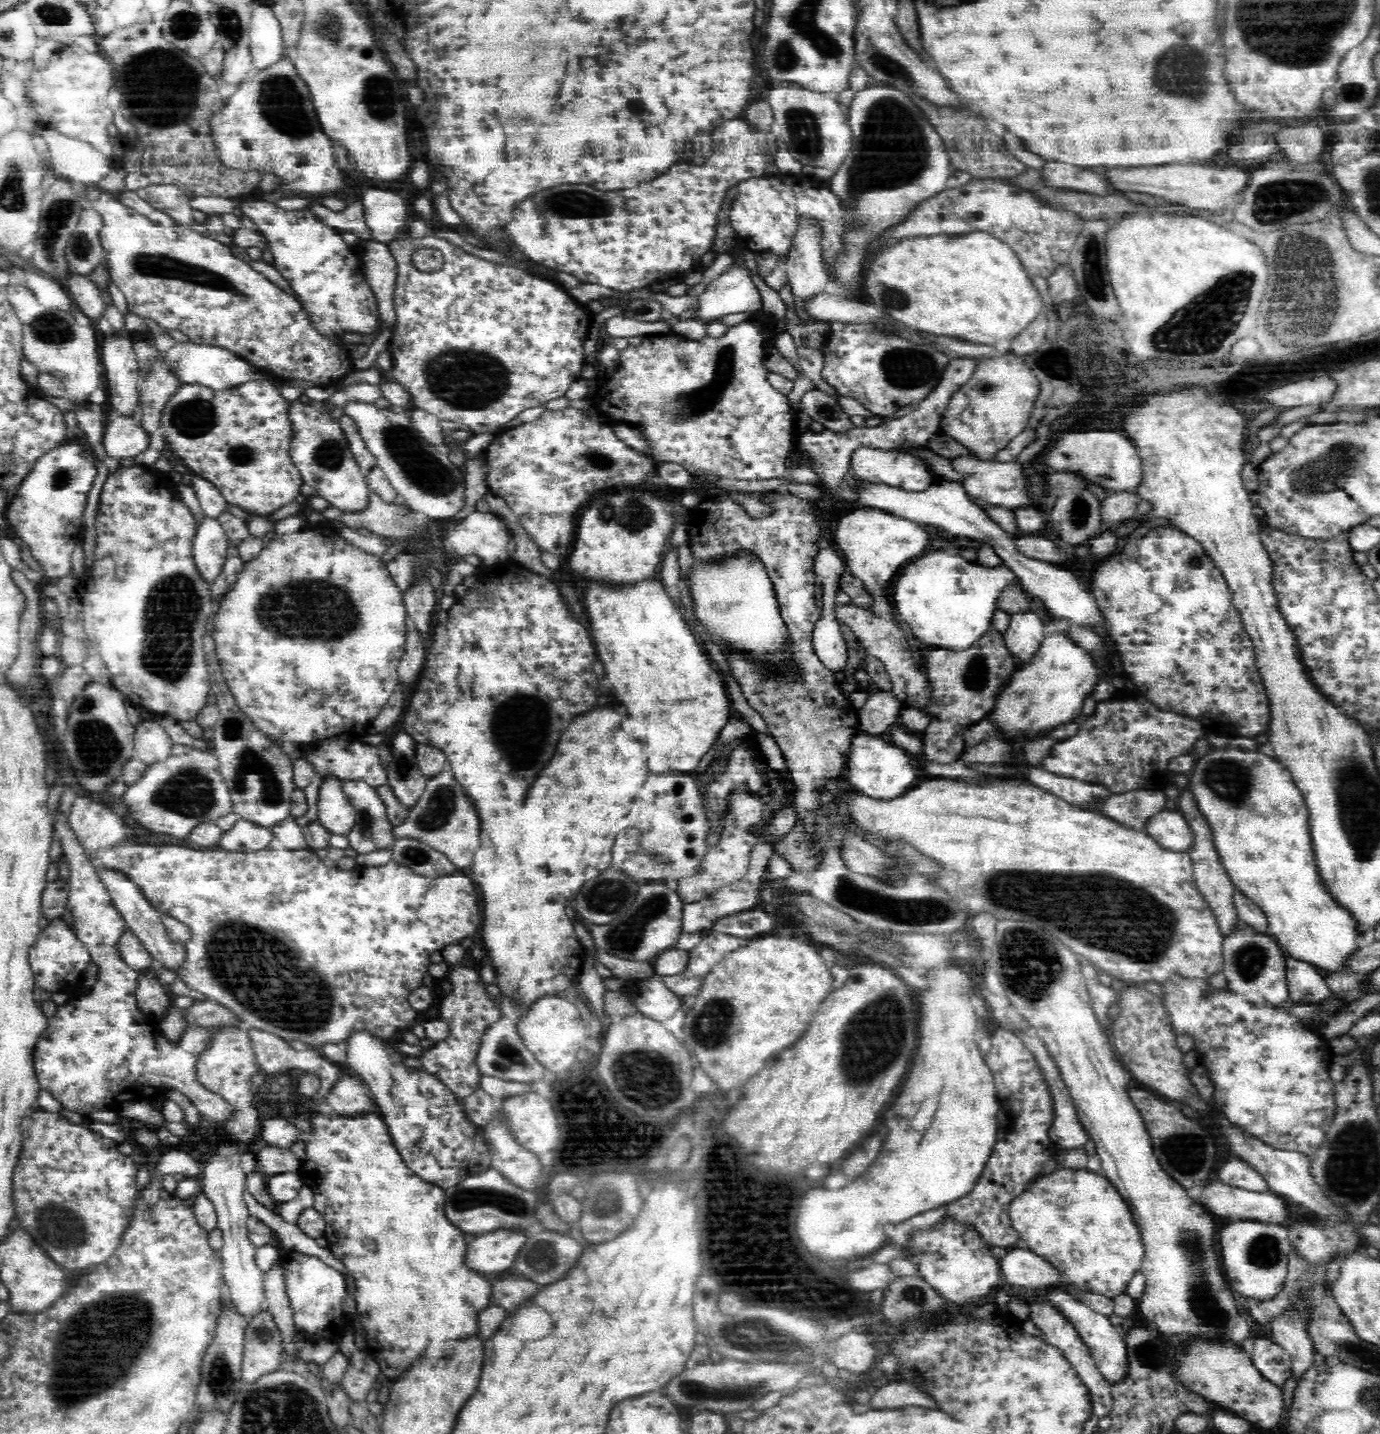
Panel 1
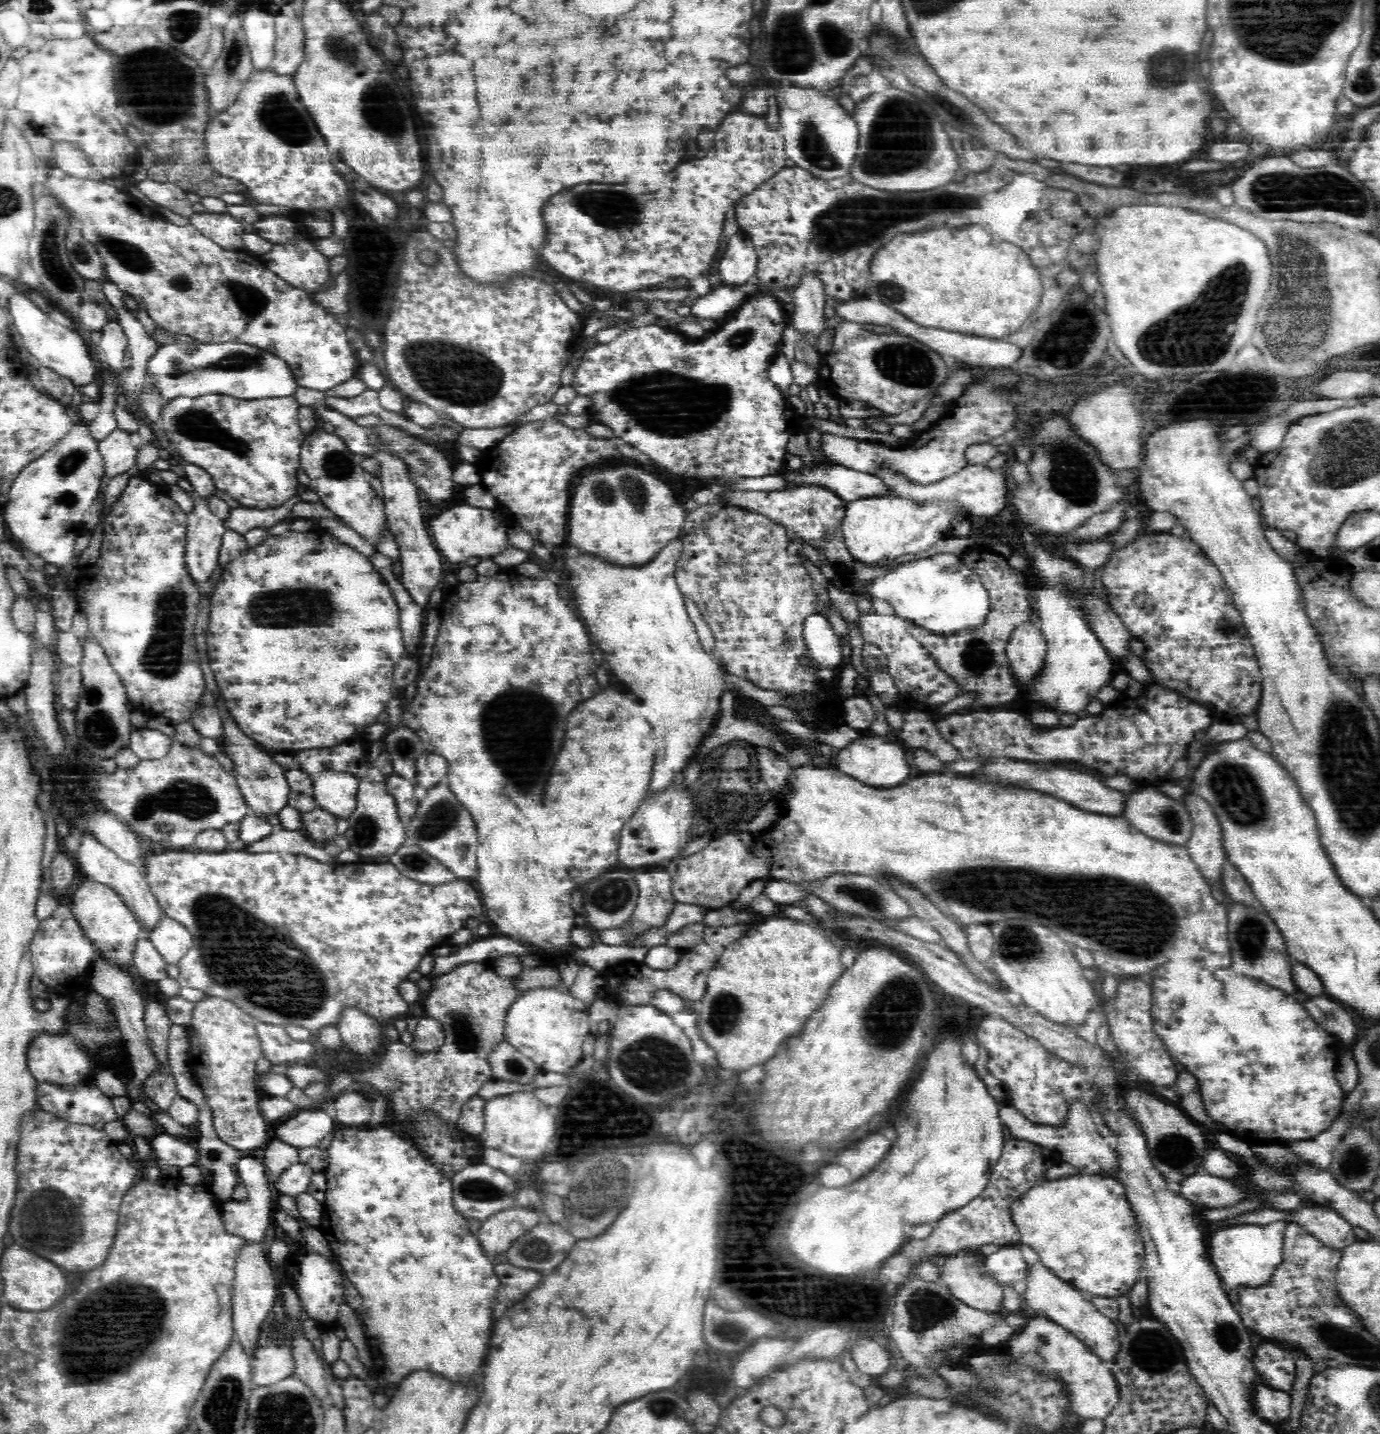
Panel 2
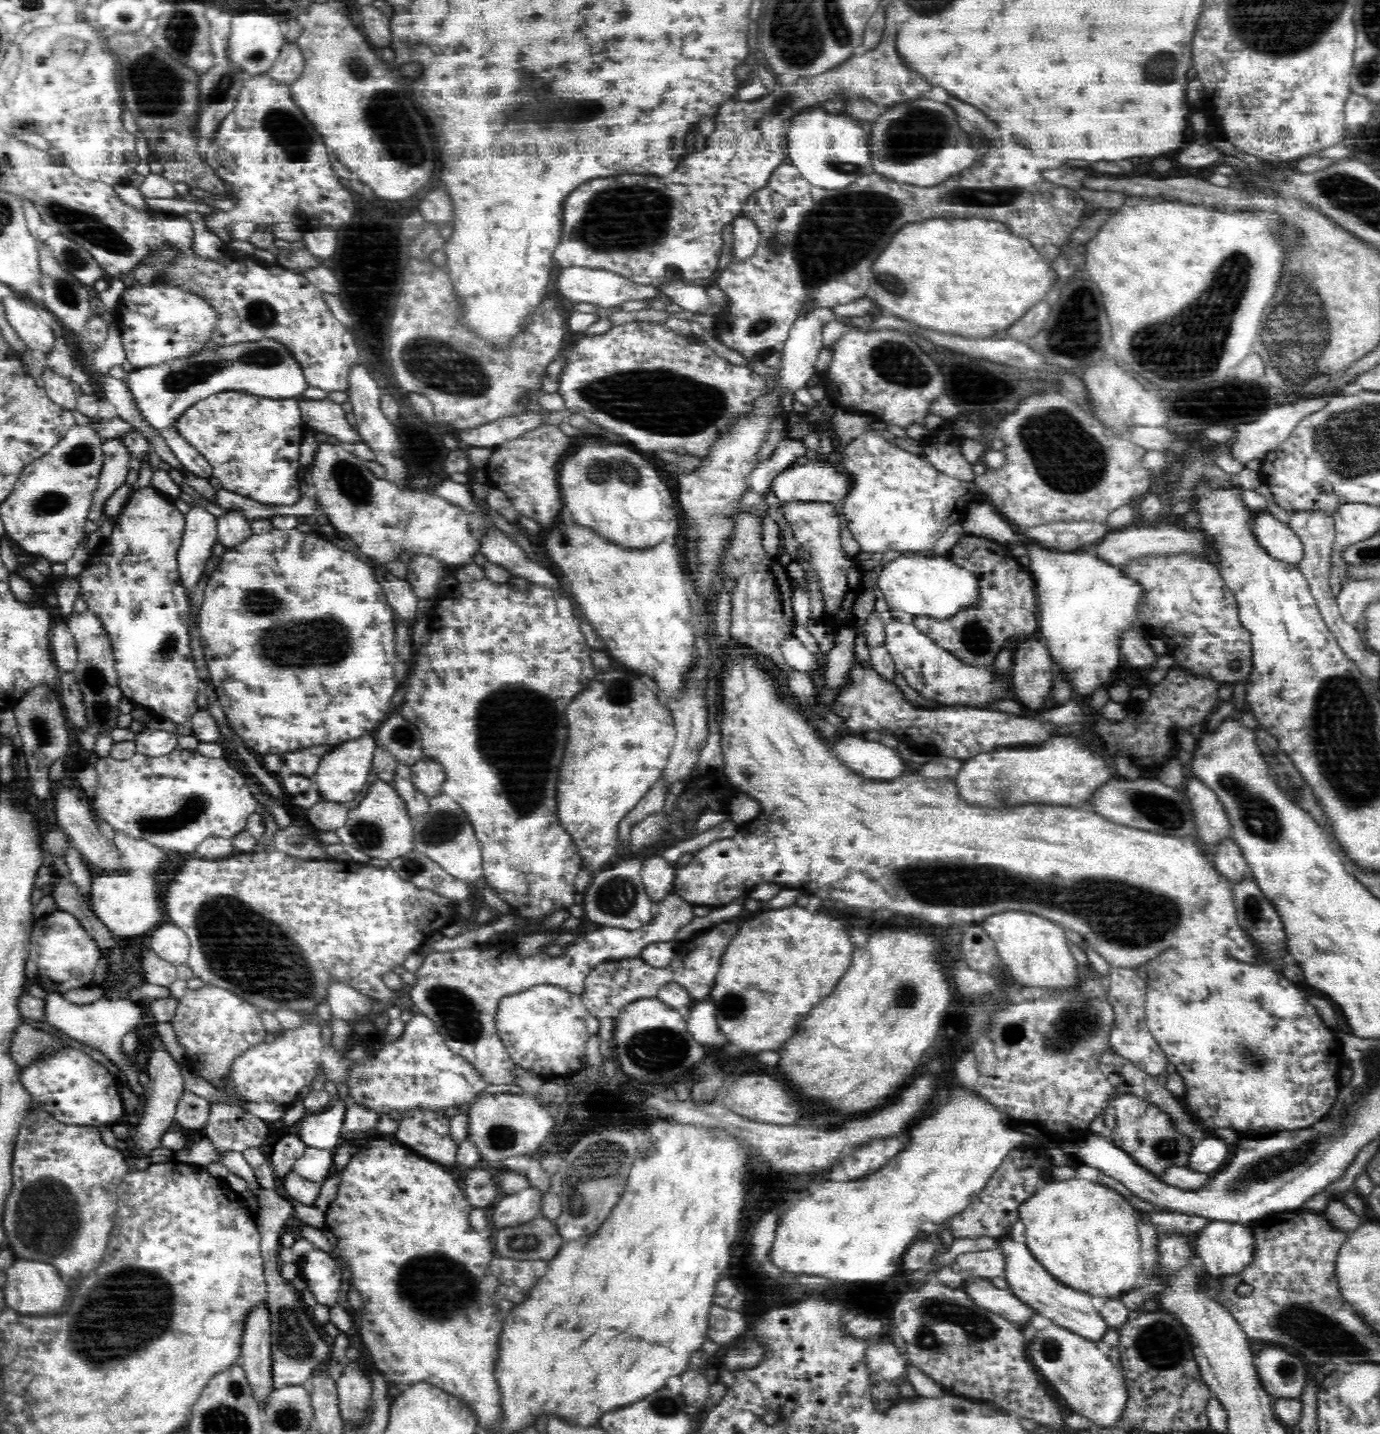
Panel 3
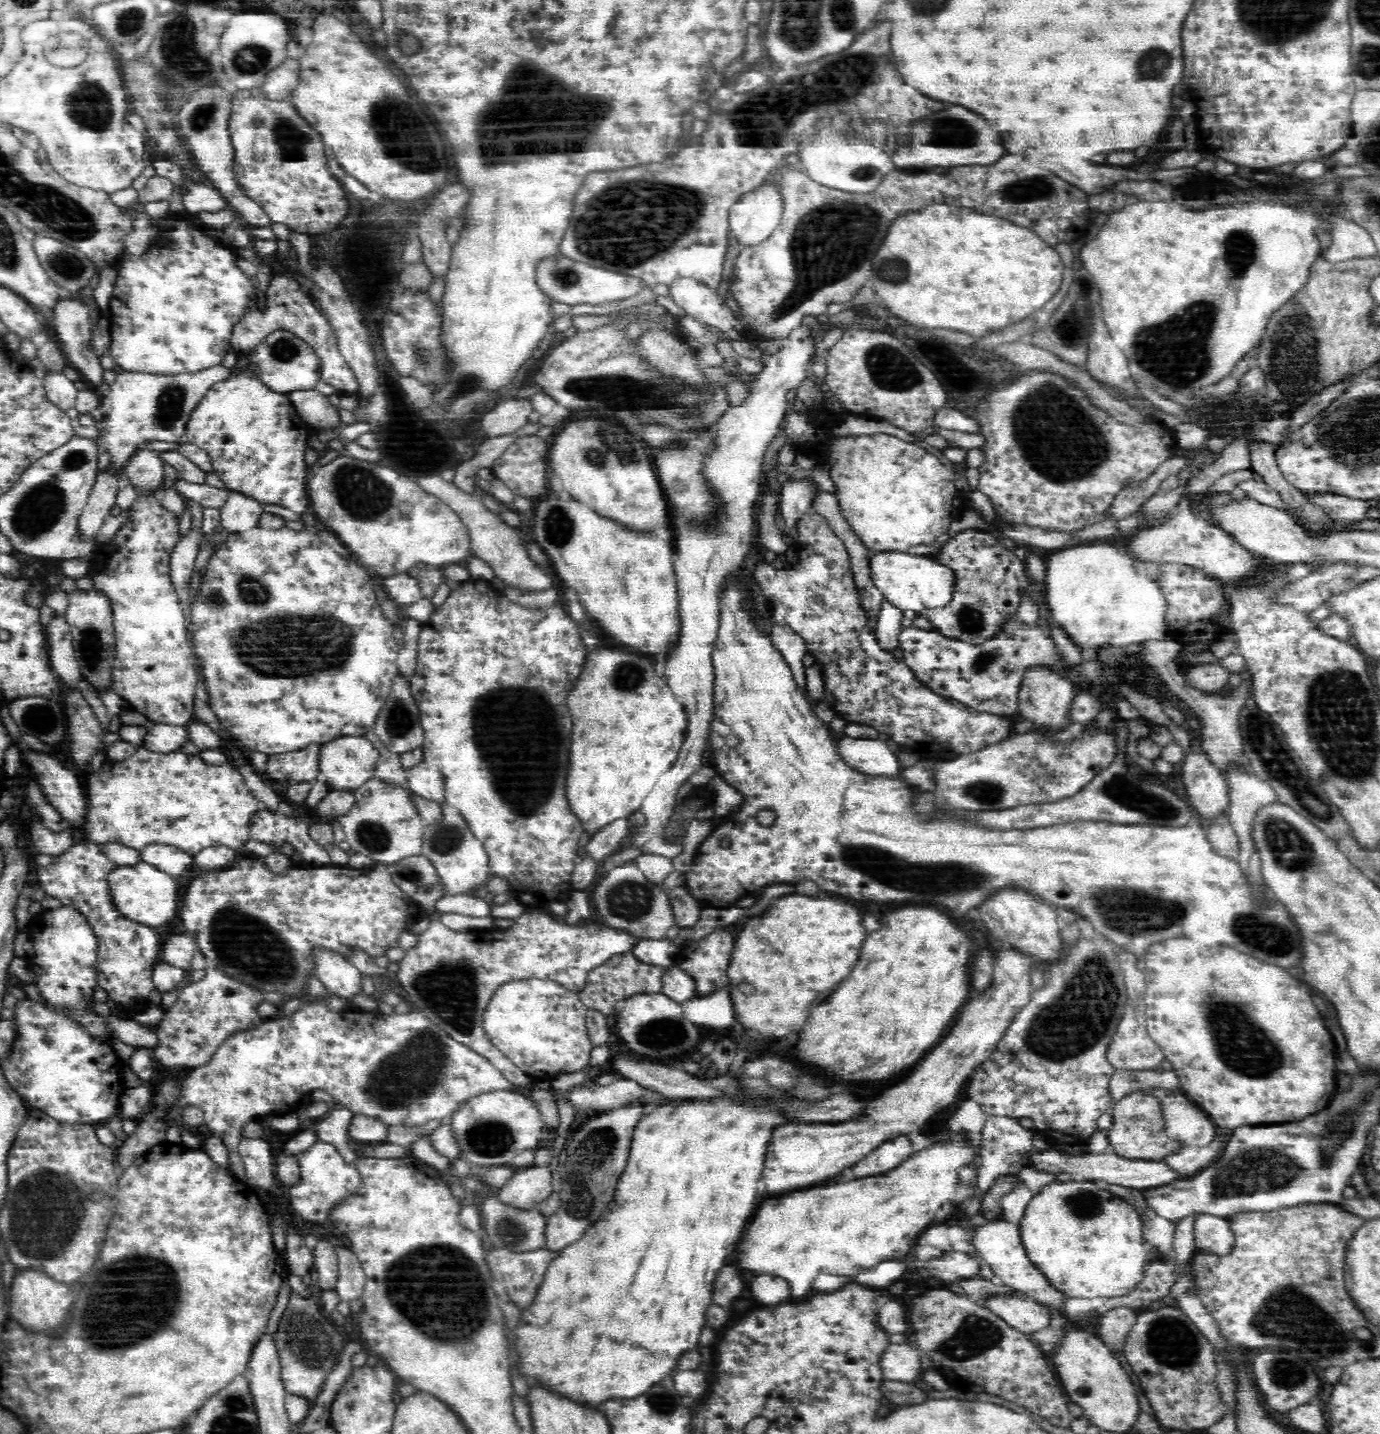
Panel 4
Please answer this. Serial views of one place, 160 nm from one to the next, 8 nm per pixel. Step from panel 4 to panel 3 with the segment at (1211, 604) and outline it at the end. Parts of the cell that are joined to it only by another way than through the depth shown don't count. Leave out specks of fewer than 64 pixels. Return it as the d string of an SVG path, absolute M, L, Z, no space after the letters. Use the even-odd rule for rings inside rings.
M1174 552L1174 554L1146 554L1132 558L1118 567L1122 575L1134 580L1142 591L1138 604L1134 606L1137 626L1149 638L1160 638L1167 646L1166 655L1174 659L1171 668L1180 669L1186 675L1212 681L1216 690L1224 686L1249 683L1253 674L1252 637L1240 622L1239 606L1234 593L1226 586L1218 567L1206 562L1202 556L1193 552Z

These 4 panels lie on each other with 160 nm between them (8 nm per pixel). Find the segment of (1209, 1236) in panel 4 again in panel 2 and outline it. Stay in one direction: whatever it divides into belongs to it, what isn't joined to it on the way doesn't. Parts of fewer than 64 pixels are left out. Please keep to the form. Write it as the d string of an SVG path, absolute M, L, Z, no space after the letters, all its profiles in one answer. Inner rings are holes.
M1273 1222L1270 1224L1236 1224L1219 1228L1209 1240L1209 1253L1214 1267L1218 1270L1224 1288L1238 1290L1240 1288L1266 1288L1272 1284L1272 1279L1278 1272L1278 1266L1283 1264L1284 1237L1287 1222Z

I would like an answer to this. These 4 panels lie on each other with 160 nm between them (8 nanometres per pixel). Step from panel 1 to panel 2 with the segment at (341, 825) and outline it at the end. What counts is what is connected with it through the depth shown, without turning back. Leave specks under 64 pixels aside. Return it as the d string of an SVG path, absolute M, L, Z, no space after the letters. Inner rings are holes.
M334 771L318 773L314 780L312 798L315 800L316 807L334 816L337 821L350 819L357 806L359 780L348 773Z

